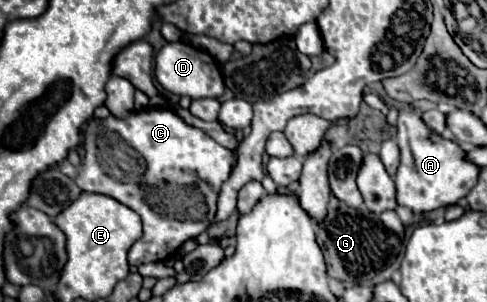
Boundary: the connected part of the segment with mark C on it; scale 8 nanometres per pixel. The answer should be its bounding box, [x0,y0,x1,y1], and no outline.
[76,109,234,267]

